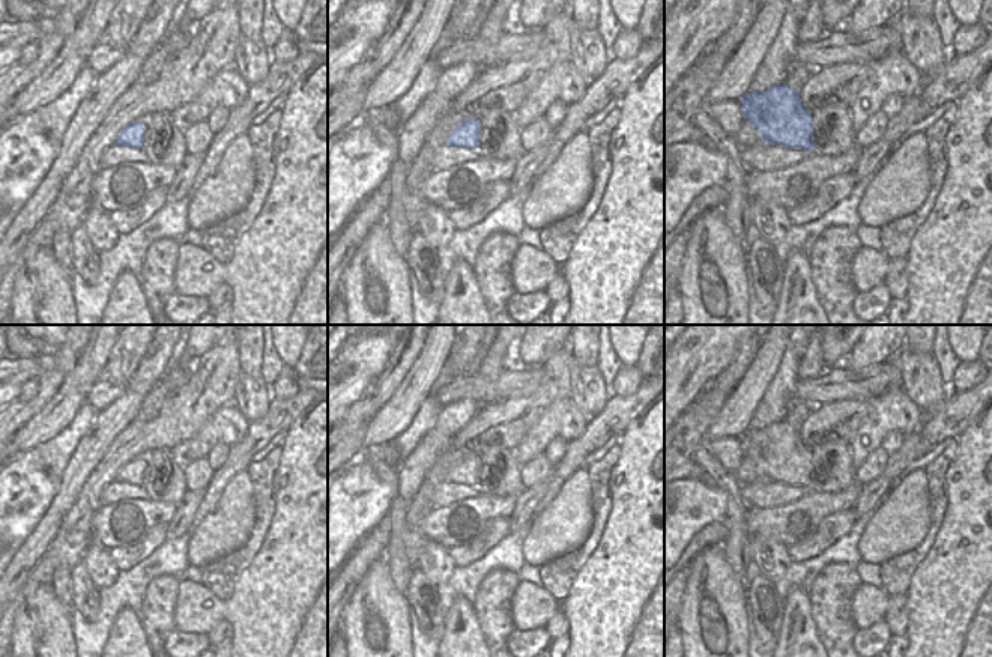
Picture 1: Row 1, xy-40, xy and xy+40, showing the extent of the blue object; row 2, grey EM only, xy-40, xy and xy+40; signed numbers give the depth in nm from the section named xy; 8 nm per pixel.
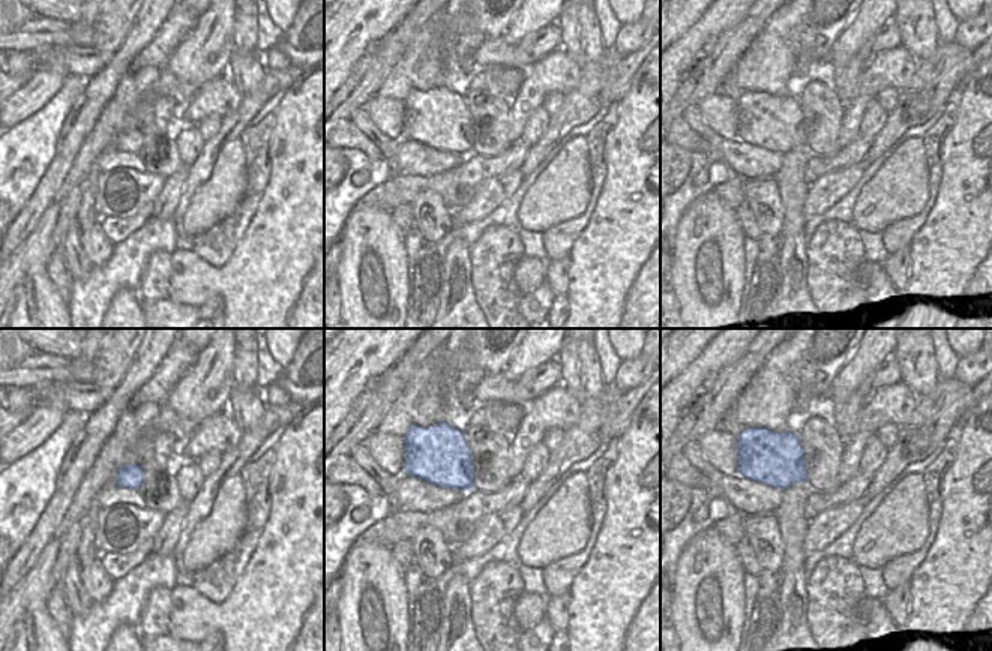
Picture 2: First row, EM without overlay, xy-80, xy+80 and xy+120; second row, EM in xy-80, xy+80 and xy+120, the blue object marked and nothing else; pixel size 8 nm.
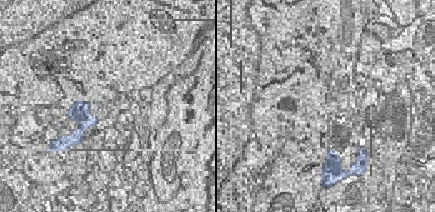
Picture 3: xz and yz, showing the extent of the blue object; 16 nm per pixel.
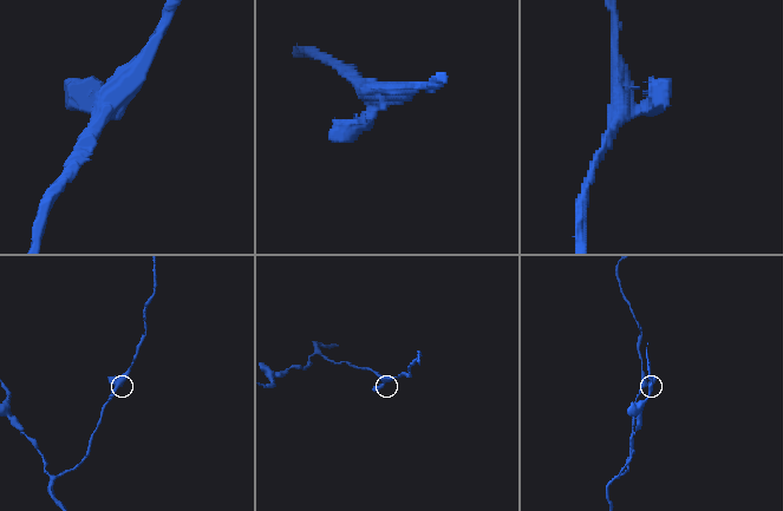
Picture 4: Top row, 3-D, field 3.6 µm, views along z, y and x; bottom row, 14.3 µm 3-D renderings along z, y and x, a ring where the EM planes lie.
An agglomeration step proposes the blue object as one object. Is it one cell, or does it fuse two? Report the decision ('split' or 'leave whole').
leave whole

